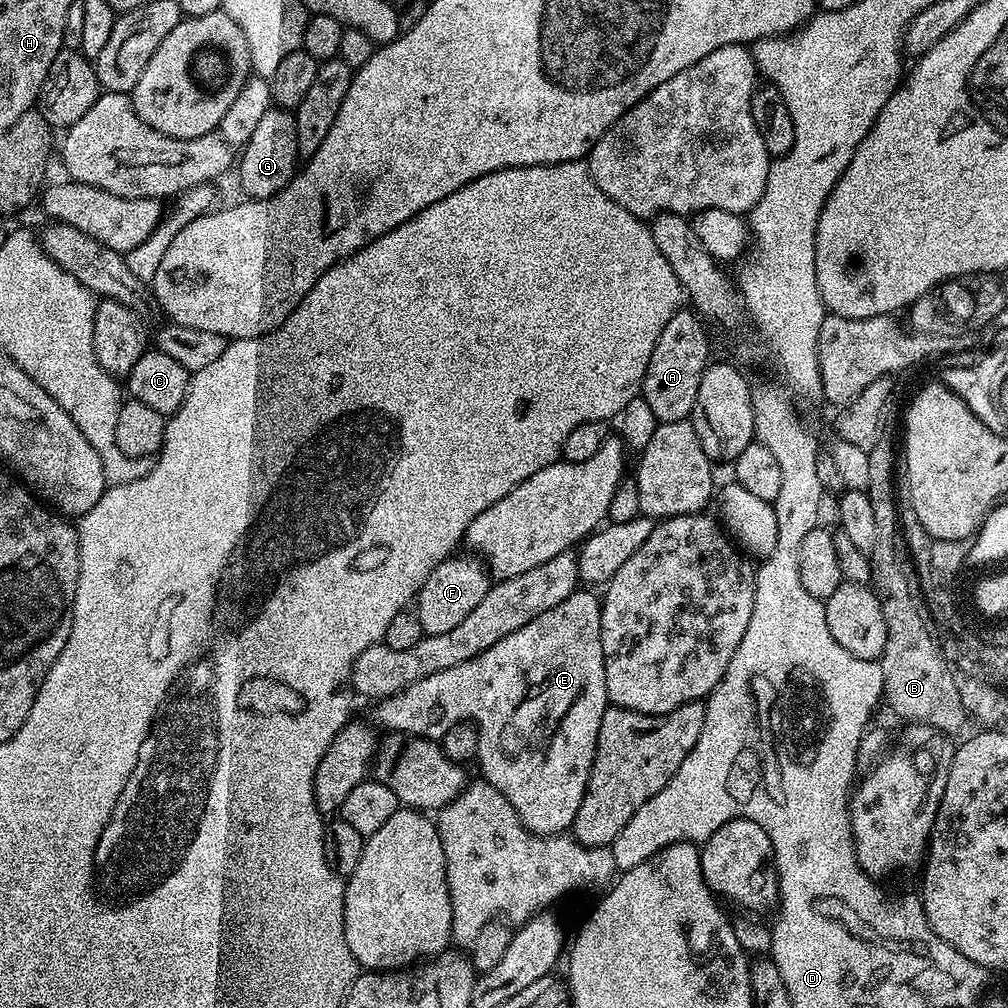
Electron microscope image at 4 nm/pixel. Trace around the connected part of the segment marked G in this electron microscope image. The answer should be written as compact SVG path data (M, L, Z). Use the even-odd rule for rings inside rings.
M268 108L266 114L262 114L254 134L250 134L250 142L244 144L238 156L240 188L244 191L243 195L254 200L265 200L278 194L296 175L296 160L300 159L295 115L286 108Z

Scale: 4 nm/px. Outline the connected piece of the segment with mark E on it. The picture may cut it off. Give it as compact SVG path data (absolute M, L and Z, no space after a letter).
M583 590L572 592L570 598L558 602L558 606L546 610L546 614L538 614L538 618L534 618L532 621L526 622L526 626L514 630L514 634L506 634L506 638L494 642L494 646L490 646L490 650L482 650L482 654L478 654L466 662L458 662L458 666L450 666L450 670L430 674L430 678L422 678L418 682L406 686L406 690L402 690L398 694L388 696L385 700L375 701L373 708L376 709L372 712L373 718L377 720L375 723L381 729L384 727L385 733L404 732L407 736L421 736L434 741L439 741L440 737L446 734L446 730L450 730L450 726L470 722L478 734L475 763L480 764L480 772L484 775L481 776L483 783L494 786L494 790L498 790L498 794L502 794L502 798L506 798L506 802L510 802L510 806L514 806L514 814L518 814L518 818L522 822L522 826L526 826L526 830L545 838L559 837L572 827L574 818L578 814L578 806L582 806L582 798L586 794L586 786L594 762L594 750L598 746L598 726L602 726L602 714L610 707L606 690L606 666L604 665L602 638L600 637L602 600L597 593L596 596L592 593L595 591L584 591L588 592L583 592Z

